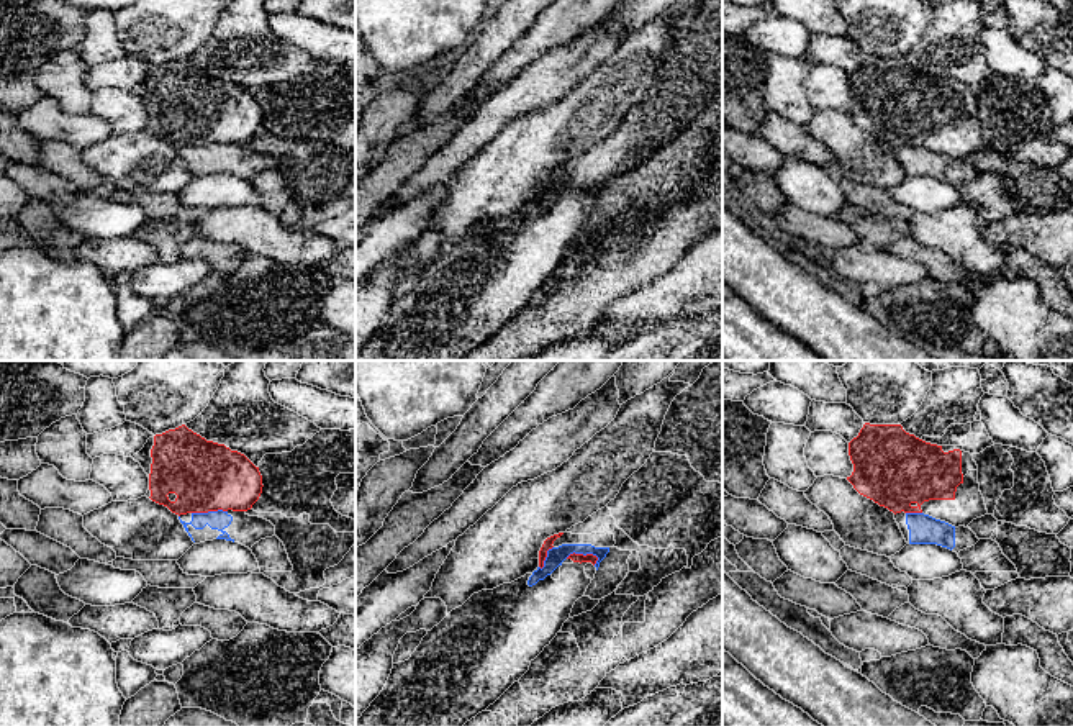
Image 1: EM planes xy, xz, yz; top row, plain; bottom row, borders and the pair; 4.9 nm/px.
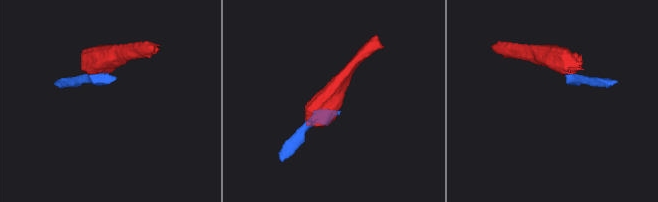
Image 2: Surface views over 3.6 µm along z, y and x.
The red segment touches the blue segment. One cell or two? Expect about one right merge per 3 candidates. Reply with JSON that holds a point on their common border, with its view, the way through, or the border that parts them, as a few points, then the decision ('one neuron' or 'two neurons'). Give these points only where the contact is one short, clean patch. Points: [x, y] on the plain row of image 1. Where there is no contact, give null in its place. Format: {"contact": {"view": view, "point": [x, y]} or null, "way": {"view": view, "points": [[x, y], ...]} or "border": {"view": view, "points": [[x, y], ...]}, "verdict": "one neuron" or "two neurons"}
{"contact": {"view": "xz", "point": [582, 187]}, "verdict": "two neurons"}

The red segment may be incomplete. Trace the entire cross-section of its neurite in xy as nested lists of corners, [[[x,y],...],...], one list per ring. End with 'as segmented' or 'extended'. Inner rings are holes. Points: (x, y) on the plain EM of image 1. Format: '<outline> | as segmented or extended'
[[[185,57],[149,70],[133,88],[149,110],[146,126],[175,147],[247,144],[262,126],[262,108],[244,87],[206,74]]] | extended

